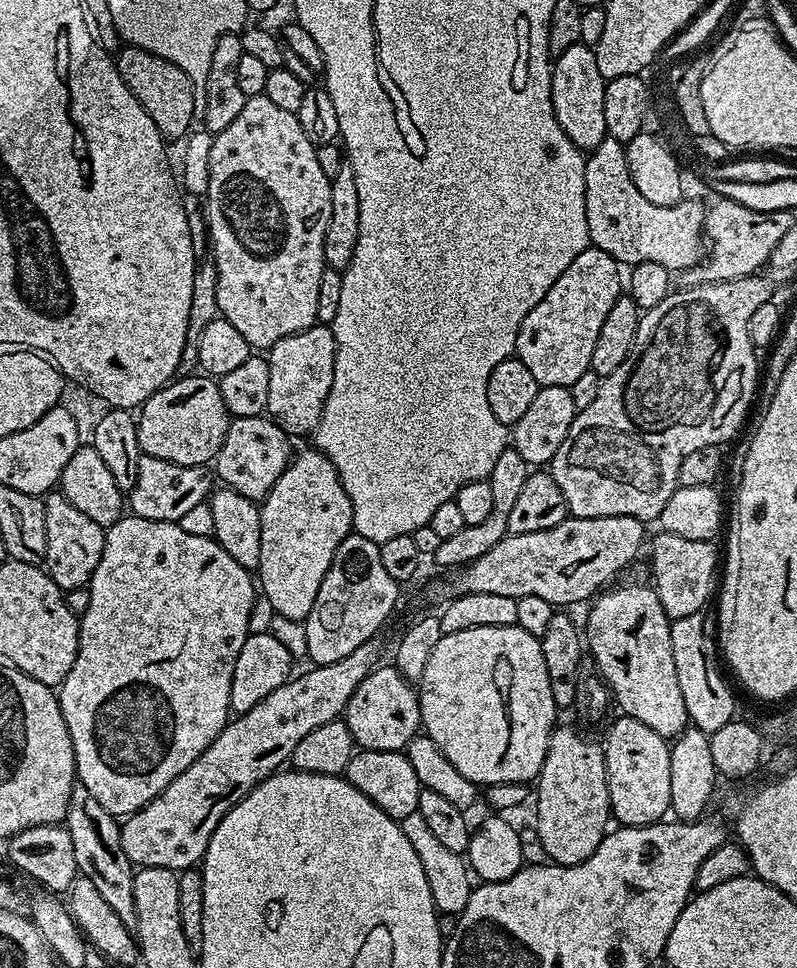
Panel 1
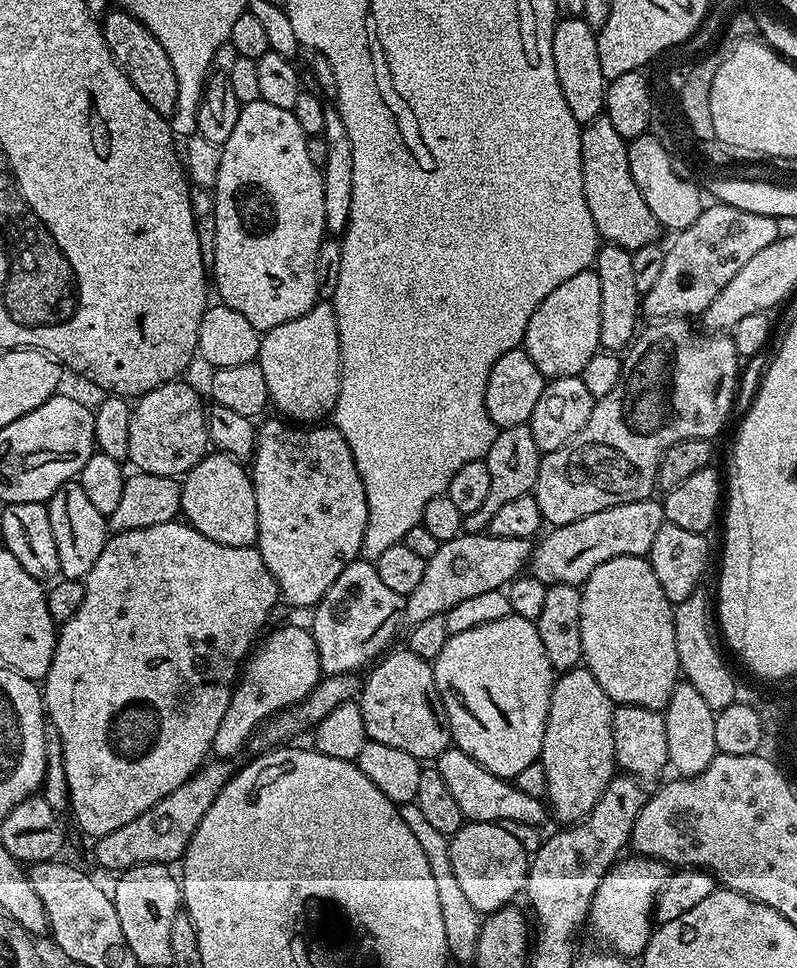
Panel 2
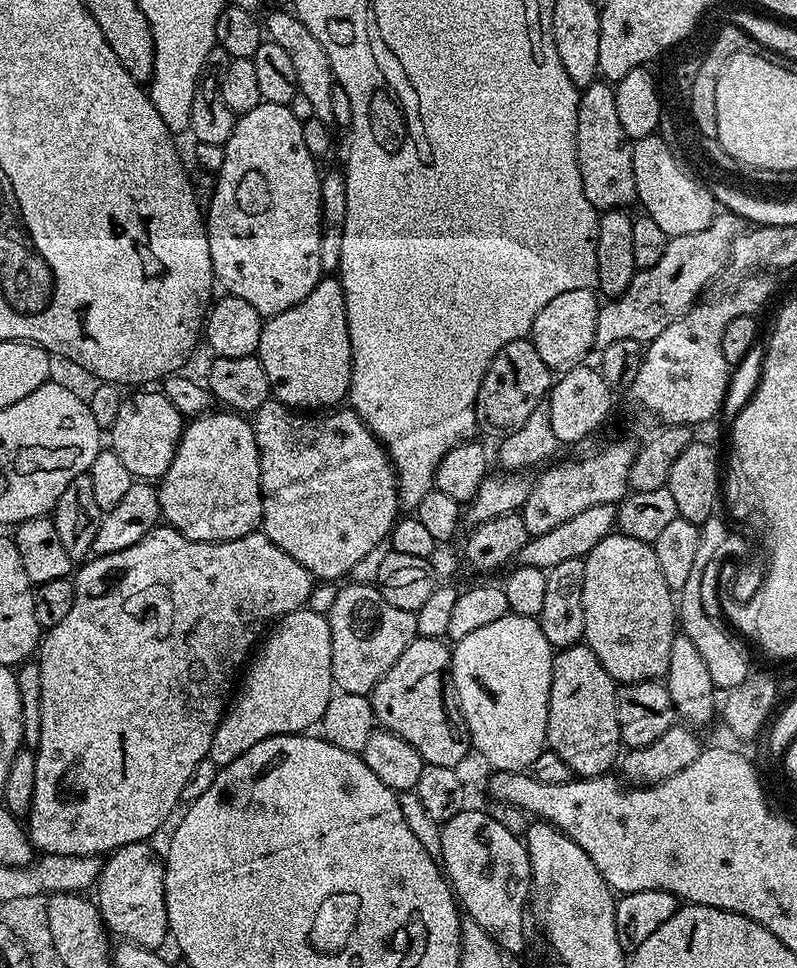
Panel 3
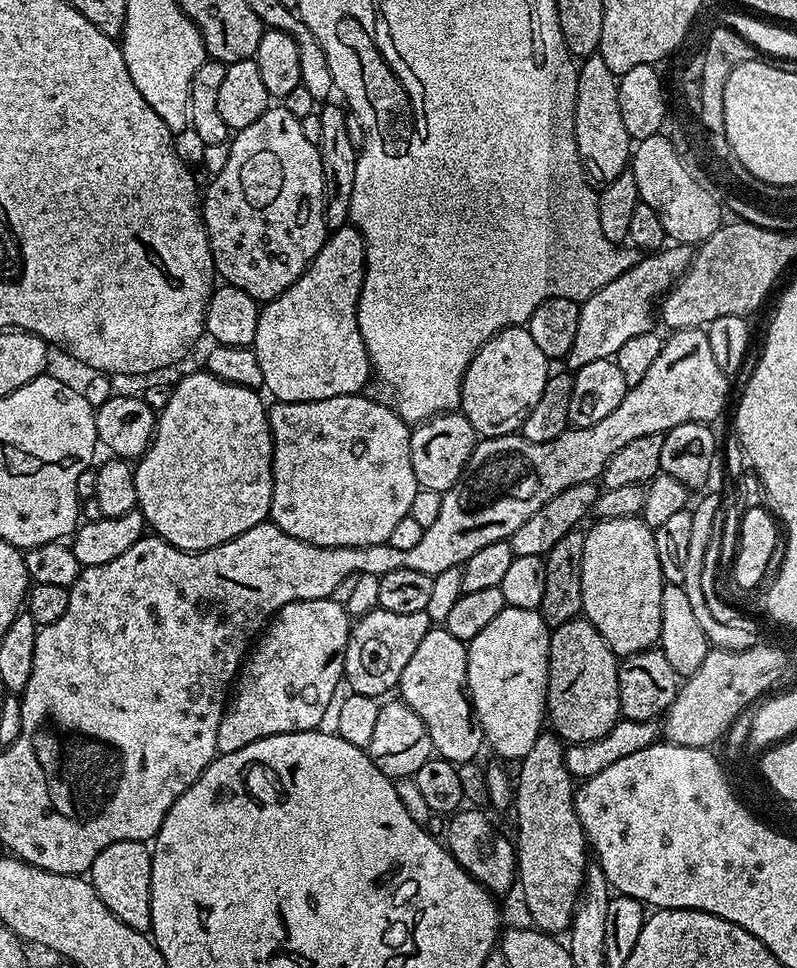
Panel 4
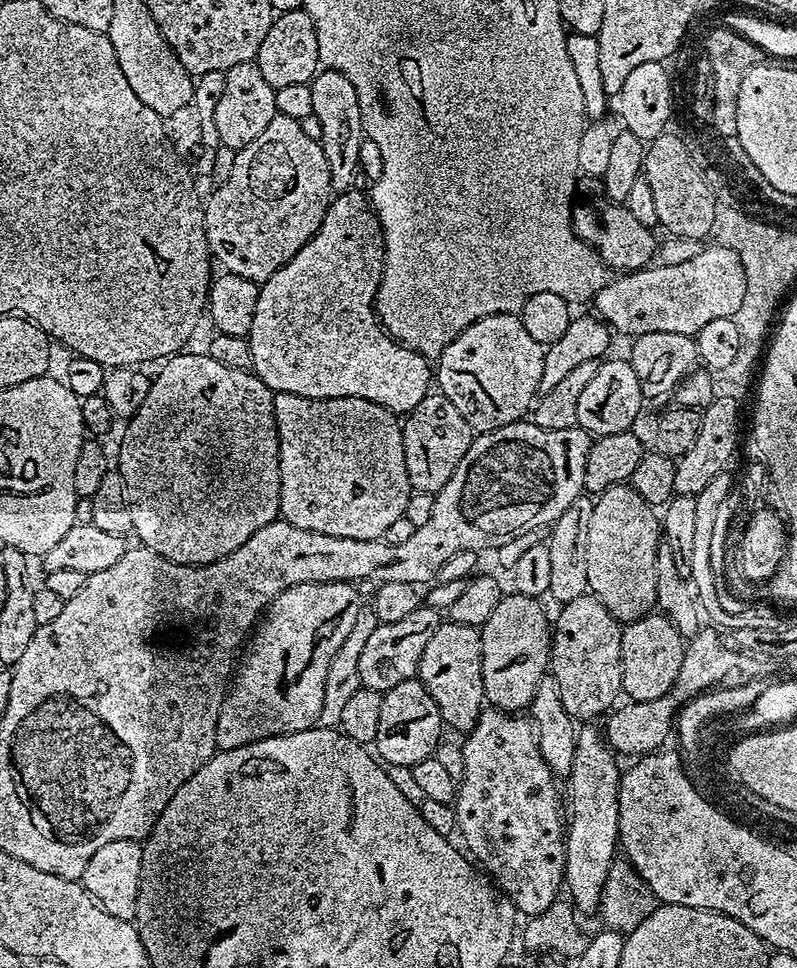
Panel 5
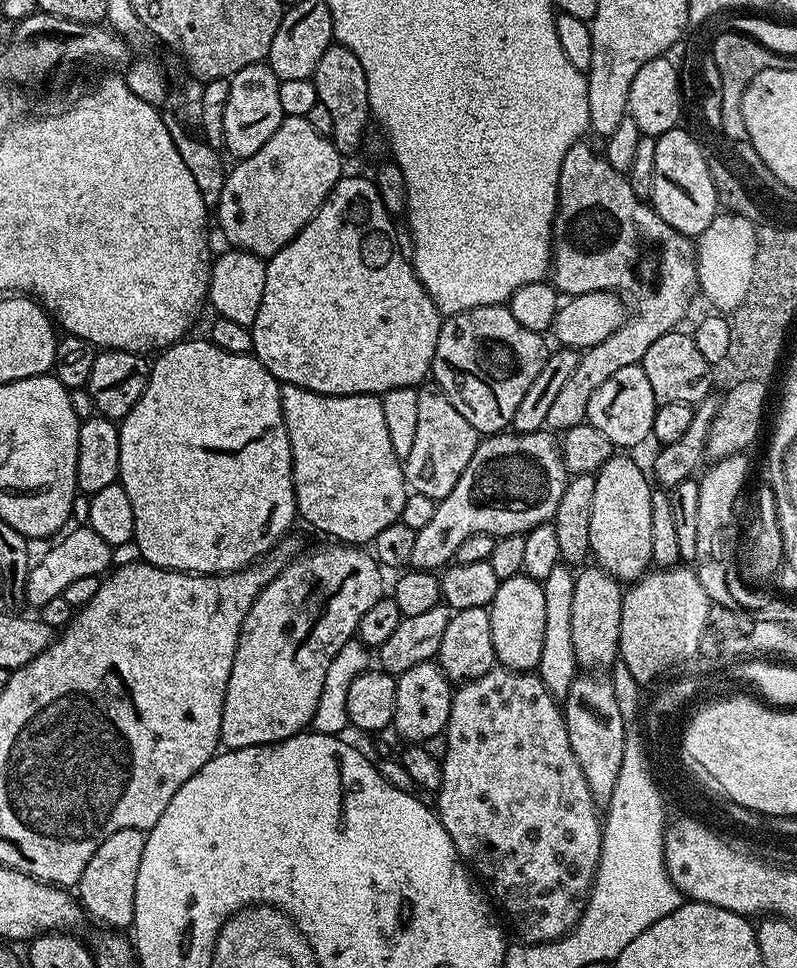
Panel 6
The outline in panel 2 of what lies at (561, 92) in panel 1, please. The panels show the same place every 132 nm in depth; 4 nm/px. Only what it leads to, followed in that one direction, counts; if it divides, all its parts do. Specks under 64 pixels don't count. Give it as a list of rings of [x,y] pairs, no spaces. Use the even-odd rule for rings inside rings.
[[[564,18],[552,31],[554,70],[558,74],[558,86],[562,86],[562,98],[570,106],[570,114],[581,126],[596,120],[604,112],[604,96],[608,84],[602,74],[602,62],[598,62],[597,33],[582,18]]]

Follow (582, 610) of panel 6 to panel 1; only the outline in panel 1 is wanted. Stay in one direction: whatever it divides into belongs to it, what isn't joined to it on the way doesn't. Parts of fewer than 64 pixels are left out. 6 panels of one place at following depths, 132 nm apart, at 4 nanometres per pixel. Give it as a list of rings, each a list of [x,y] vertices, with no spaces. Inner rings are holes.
[[[557,726],[552,730],[552,737],[542,762],[542,770],[534,784],[534,802],[536,798],[536,836],[544,847],[544,852],[553,864],[580,864],[602,842],[604,833],[610,828],[610,790],[606,782],[606,762],[604,749],[586,737],[580,736],[576,728]]]

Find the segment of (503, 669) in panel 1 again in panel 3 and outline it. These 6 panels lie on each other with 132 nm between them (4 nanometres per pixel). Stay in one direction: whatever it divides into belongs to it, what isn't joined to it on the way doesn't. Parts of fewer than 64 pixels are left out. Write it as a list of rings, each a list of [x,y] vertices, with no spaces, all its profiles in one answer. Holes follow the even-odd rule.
[[[507,615],[498,618],[498,622],[490,622],[490,626],[482,626],[482,630],[474,630],[474,634],[466,634],[466,638],[455,641],[452,648],[452,688],[456,692],[456,701],[464,715],[468,727],[468,736],[472,740],[472,748],[484,755],[489,769],[497,772],[522,772],[533,767],[535,760],[546,749],[548,743],[548,699],[550,698],[550,682],[552,681],[552,657],[554,649],[546,642],[546,634],[542,634],[539,619],[530,616]]]

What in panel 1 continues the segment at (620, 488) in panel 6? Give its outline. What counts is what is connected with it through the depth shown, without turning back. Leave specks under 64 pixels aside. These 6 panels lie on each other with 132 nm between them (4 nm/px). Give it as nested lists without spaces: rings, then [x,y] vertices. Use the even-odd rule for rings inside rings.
[[[647,583],[645,584],[624,584],[621,588],[609,587],[607,590],[601,591],[591,601],[590,607],[592,609],[588,612],[588,632],[586,628],[586,648],[587,651],[588,648],[592,651],[592,660],[596,663],[595,671],[607,685],[611,699],[614,701],[614,704],[620,707],[619,711],[630,718],[638,718],[638,722],[646,722],[646,726],[650,726],[650,730],[654,730],[660,736],[675,738],[681,736],[685,728],[689,727],[690,721],[688,711],[686,710],[686,702],[682,699],[682,690],[678,687],[678,670],[674,670],[674,646],[670,646],[672,621],[669,620],[666,610],[662,610],[662,602],[658,602],[658,594],[655,587],[649,586]]]

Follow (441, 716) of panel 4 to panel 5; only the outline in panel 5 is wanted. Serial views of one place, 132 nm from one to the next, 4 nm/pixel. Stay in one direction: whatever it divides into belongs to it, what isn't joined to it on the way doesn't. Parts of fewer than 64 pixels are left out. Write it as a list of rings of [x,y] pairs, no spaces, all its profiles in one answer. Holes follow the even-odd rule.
[[[442,622],[430,638],[422,654],[418,678],[430,690],[430,698],[438,702],[445,725],[459,734],[472,731],[486,707],[482,682],[482,642],[480,629]]]

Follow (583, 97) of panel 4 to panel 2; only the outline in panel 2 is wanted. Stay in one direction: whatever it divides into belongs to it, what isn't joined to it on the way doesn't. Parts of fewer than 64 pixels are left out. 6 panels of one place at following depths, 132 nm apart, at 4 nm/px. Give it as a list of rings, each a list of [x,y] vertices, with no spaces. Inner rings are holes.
[[[601,114],[598,119],[581,127],[580,141],[582,190],[586,194],[586,206],[590,206],[590,218],[594,218],[594,226],[601,241],[629,250],[657,243],[662,235],[660,223],[650,214],[650,206],[646,206],[642,190],[634,186],[628,161],[628,146],[618,130],[614,130],[614,122],[610,122],[607,114]]]

